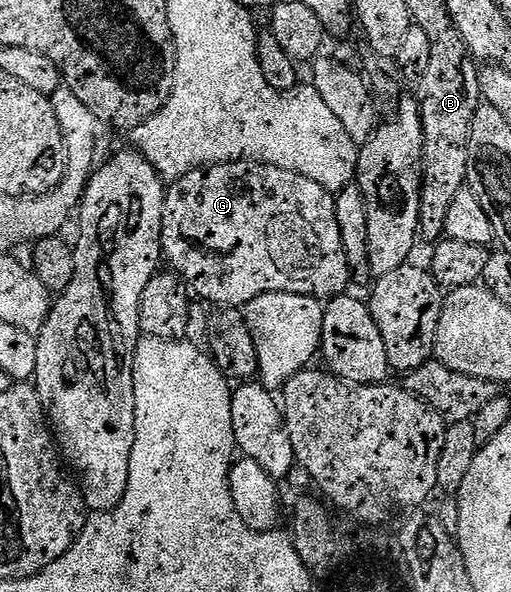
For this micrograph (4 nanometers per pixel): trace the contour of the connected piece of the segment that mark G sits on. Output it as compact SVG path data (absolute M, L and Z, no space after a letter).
M236 160L230 164L212 164L210 168L198 168L189 174L185 174L180 180L174 181L166 189L163 198L163 255L169 261L171 259L170 267L181 277L184 285L192 293L195 292L203 300L208 300L211 304L219 304L215 306L226 306L229 308L242 309L253 298L257 298L261 294L269 294L270 292L288 292L289 294L301 294L302 296L314 296L316 298L334 298L344 295L348 291L347 280L349 284L349 269L347 266L347 259L345 258L345 250L341 242L341 230L337 222L337 210L335 209L335 196L325 190L325 186L317 186L317 182L313 182L313 178L305 178L301 174L293 174L289 170L281 170L272 164L258 164L255 160Z

